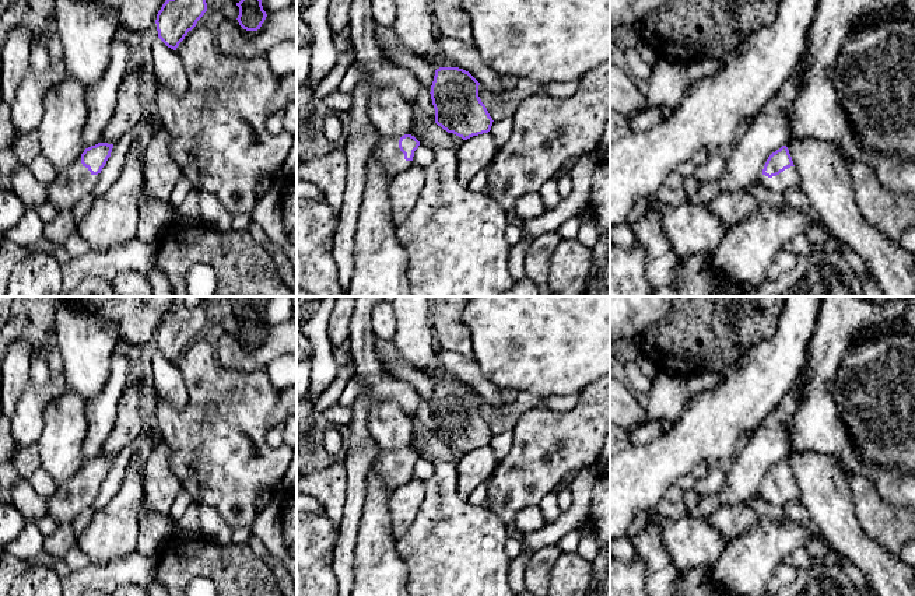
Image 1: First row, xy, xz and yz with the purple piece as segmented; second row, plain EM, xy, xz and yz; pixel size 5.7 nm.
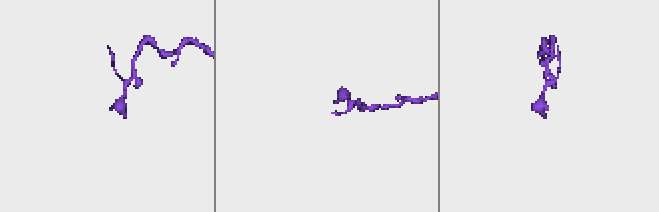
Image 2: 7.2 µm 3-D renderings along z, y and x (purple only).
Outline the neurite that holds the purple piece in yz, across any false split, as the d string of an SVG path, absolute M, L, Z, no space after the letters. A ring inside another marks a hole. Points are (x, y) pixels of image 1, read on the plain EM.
M782 459L768 470L760 495L776 506L783 506L789 501L802 502L797 484L786 459Z

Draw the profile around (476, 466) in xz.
M490 445L464 453L456 464L459 495L469 499L488 480L497 464L498 459Z

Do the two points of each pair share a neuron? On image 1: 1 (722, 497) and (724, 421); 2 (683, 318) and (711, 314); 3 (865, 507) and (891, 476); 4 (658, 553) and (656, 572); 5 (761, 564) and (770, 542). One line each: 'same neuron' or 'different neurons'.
1: different neurons
2: same neuron
3: different neurons
4: same neuron
5: same neuron

